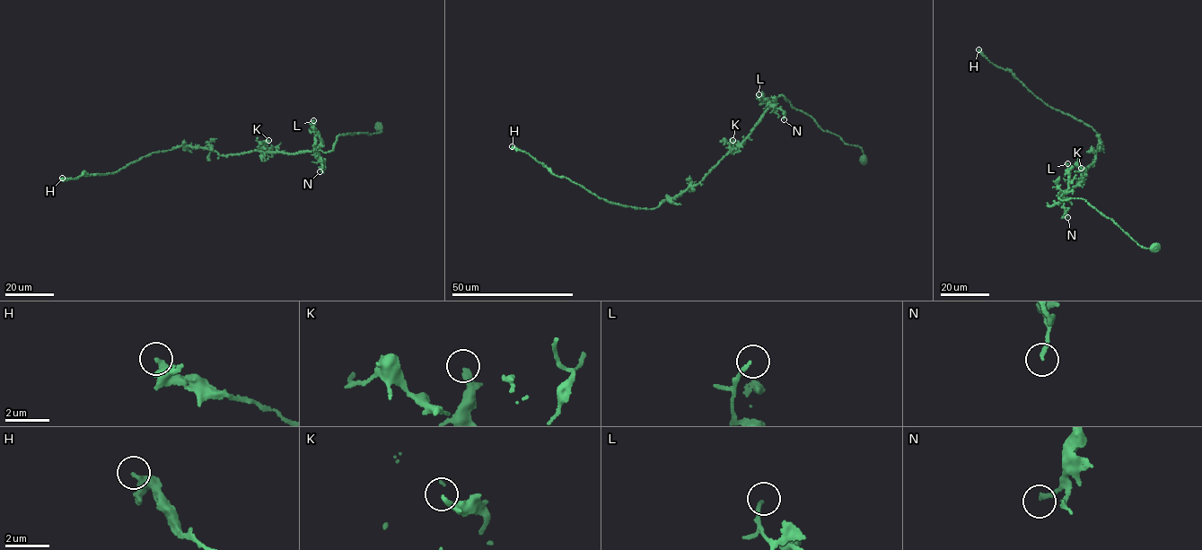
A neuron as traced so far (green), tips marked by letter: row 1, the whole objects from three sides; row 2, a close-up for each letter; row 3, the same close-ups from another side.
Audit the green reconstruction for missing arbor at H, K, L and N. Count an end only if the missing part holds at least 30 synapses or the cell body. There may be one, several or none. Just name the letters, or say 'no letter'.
no letter

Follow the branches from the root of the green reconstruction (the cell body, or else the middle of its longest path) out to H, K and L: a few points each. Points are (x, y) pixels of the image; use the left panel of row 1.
H: (377, 126), (381, 132), (340, 135), (325, 152), (225, 155), (182, 145), (114, 173), (62, 178)
K: (377, 126), (381, 132), (340, 135), (333, 149), (325, 152), (275, 152), (265, 148), (268, 140)
L: (377, 126), (381, 132), (340, 135), (333, 149), (325, 152), (320, 150), (320, 136), (311, 126), (313, 120)

